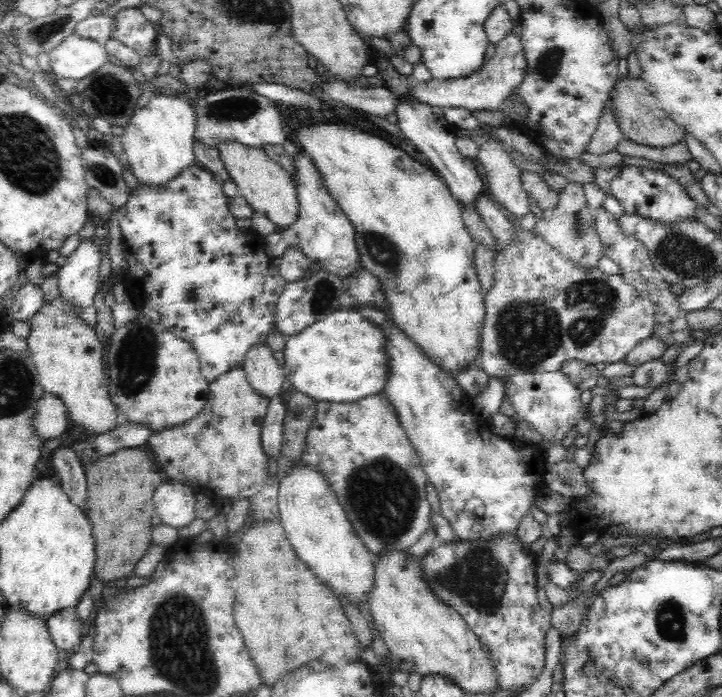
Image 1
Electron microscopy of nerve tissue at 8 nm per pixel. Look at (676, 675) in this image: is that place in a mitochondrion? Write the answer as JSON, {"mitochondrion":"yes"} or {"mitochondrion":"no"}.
{"mitochondrion":"no"}

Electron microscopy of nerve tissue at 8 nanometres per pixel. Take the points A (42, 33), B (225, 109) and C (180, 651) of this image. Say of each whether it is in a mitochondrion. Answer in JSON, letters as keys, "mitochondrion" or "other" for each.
{"A":"mitochondrion","B":"mitochondrion","C":"mitochondrion"}

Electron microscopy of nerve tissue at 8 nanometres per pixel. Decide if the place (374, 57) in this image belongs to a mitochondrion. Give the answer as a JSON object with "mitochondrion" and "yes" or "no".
{"mitochondrion":"no"}

